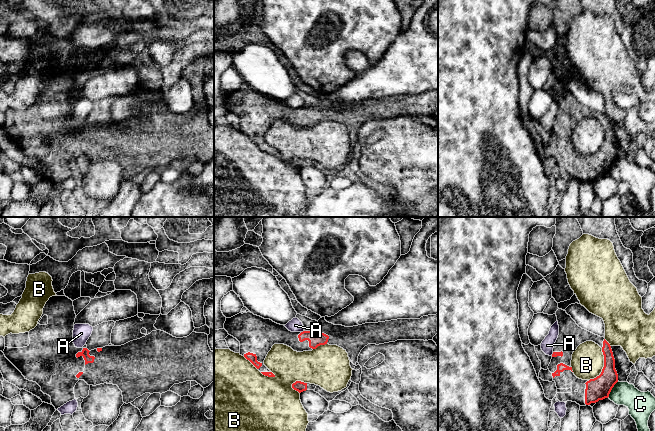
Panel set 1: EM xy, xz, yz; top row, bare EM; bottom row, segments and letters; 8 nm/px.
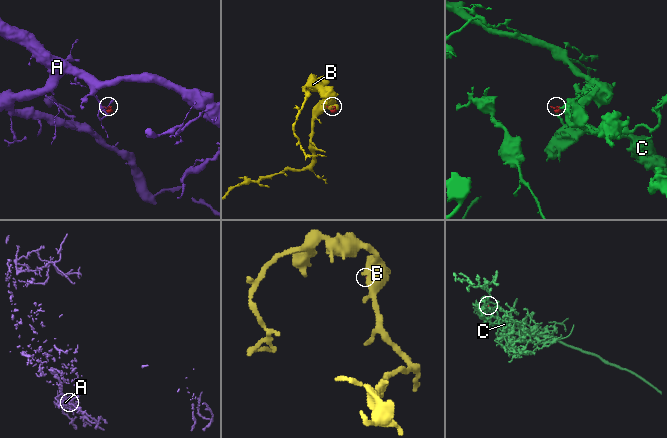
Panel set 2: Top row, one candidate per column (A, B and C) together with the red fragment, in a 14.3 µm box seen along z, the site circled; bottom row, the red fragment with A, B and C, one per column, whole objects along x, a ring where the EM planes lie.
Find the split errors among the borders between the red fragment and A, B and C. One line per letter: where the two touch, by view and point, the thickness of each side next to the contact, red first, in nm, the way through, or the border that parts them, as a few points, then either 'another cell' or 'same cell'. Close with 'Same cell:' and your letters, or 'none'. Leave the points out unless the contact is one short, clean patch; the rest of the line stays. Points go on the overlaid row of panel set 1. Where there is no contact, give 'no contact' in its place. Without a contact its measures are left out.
A: meets red in xz at (303, 331); 110 nm thick on the red side, 110 nm on the other; border along xz (304, 330), (301, 332); another cell
B: meets red in xz at (297, 381); 90 nm thick on the red side, 380 nm on the other; another cell
C: meets red in yz at (611, 389); 190 nm thick on the red side, 190 nm on the other; border along yz (618, 381), (607, 397); another cell
Same cell: none

